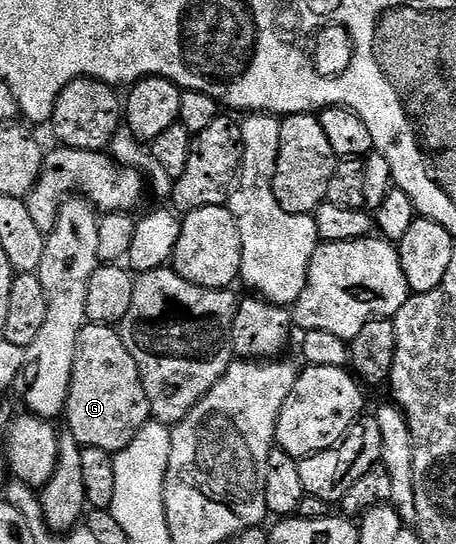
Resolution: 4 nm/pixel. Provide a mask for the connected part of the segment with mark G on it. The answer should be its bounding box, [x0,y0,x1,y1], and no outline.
[65,322,151,454]

